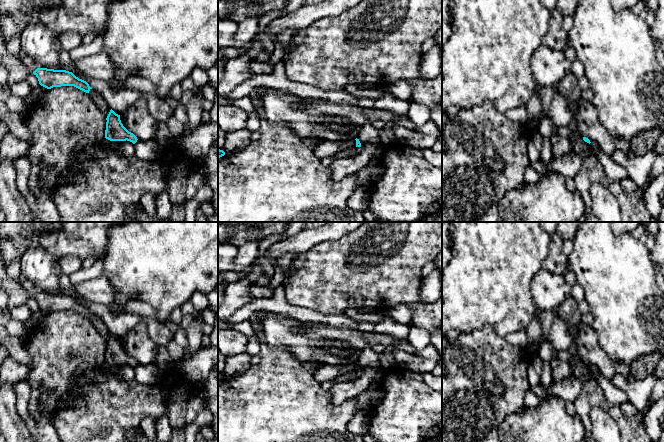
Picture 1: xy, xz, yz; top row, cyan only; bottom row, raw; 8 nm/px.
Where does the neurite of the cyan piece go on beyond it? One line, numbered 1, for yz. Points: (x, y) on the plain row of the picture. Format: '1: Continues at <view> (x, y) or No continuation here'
1: No continuation here

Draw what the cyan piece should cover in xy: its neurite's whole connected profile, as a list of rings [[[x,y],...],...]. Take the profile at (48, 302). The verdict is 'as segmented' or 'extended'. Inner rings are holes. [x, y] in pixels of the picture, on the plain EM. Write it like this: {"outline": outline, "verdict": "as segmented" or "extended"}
{"outline": [[[37,292],[33,298],[38,302],[39,308],[47,313],[61,310],[74,310],[86,317],[92,313],[89,308],[66,294]]], "verdict": "as segmented"}

